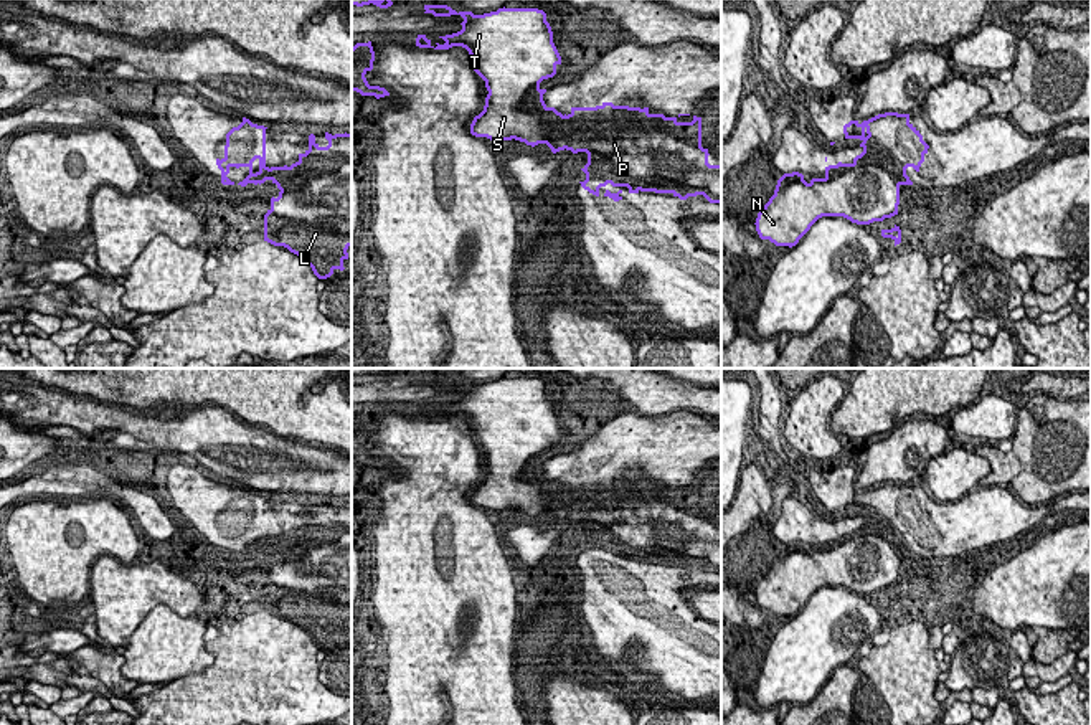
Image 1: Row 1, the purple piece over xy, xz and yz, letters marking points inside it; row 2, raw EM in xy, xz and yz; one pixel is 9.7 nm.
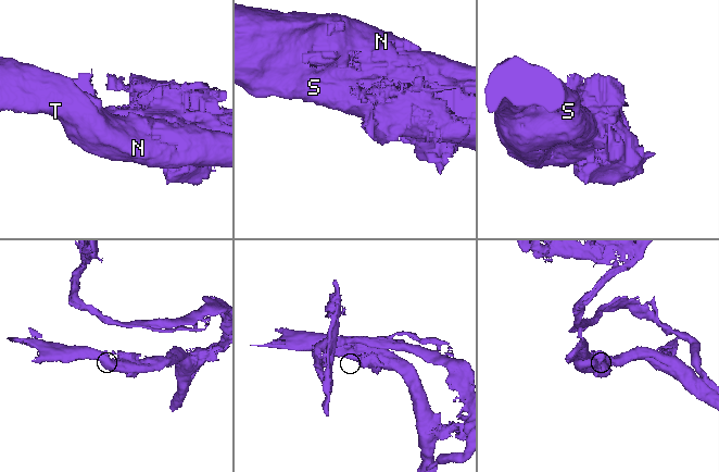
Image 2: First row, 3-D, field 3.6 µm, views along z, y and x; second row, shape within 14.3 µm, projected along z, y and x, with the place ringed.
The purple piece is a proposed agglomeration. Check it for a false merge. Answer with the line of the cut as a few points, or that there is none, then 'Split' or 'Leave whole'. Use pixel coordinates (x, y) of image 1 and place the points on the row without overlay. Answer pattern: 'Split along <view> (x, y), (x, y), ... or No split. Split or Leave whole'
No split. Leave whole

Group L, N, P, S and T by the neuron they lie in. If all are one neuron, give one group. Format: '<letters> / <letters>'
L N P S T

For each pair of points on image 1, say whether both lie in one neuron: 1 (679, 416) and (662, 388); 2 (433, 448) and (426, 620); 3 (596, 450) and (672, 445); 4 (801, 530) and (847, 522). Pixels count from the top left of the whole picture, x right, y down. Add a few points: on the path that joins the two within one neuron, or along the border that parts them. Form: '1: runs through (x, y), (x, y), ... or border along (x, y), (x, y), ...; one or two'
1: border along (684, 408), (675, 408), (670, 413); two
2: runs through (431, 491), (426, 496), (426, 577); one
3: runs through (614, 445), (654, 445); one
4: runs through (812, 527), (817, 524), (835, 524); one

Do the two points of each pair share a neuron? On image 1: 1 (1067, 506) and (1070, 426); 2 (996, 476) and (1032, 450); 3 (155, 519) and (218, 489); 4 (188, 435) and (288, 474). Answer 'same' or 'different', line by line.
1: different
2: different
3: different
4: same

